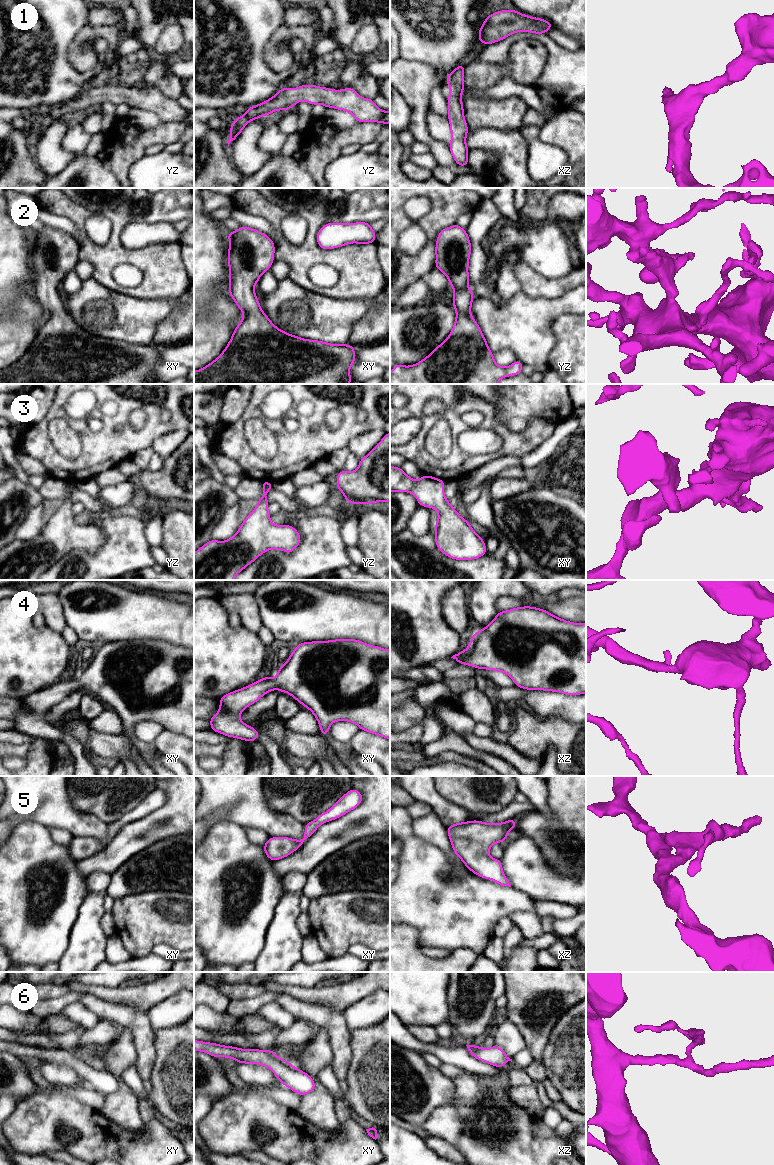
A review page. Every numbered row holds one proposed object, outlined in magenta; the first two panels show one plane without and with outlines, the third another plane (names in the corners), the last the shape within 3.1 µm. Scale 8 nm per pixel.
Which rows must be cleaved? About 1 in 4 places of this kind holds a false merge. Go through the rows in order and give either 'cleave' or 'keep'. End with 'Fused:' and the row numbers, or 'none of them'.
1: keep
2: keep
3: keep
4: keep
5: keep
6: keep
Fused: none of them

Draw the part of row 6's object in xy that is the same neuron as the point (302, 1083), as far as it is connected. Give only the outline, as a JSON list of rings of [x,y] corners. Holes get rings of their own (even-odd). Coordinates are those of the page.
[[[194,1040],[194,1051],[205,1052],[215,1058],[234,1059],[238,1064],[260,1064],[269,1068],[281,1084],[300,1096],[315,1090],[315,1082],[310,1075],[295,1068],[285,1059],[280,1059],[273,1050],[241,1049],[211,1042]]]

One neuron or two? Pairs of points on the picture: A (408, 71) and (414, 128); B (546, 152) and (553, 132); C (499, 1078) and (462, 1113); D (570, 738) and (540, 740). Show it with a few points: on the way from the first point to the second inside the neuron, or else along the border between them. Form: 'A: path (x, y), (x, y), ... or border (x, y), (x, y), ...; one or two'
A: path (416, 85), (418, 114); one
B: border (539, 127), (539, 140), (556, 145), (566, 153); two
C: path (495, 1089), (473, 1109); one
D: path (563, 738), (547, 738); one

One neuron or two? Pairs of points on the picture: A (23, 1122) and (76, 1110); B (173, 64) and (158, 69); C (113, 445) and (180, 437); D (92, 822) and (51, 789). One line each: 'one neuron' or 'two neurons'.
A: one neuron
B: two neurons
C: two neurons
D: one neuron

